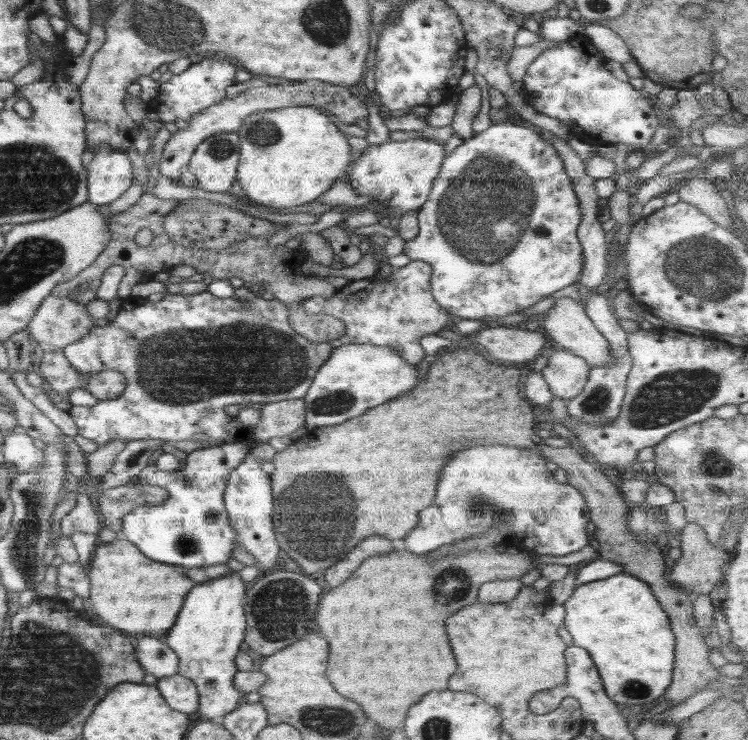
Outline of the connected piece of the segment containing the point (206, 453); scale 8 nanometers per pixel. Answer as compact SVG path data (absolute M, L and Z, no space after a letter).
M222 444L189 452L184 468L164 472L148 465L132 480L134 484L148 484L168 492L166 502L134 508L124 516L120 536L132 542L147 558L187 568L226 563L234 544L238 544L223 506L223 497L230 473L251 452L246 444Z

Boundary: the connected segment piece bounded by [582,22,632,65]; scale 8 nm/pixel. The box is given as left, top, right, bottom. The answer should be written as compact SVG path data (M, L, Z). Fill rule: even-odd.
M586 23L583 36L600 51L607 60L628 63L632 60L631 52L628 51L622 38L600 23Z

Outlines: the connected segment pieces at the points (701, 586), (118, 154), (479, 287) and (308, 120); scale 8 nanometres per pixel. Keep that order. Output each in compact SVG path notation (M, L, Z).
M688 523L686 527L680 530L680 549L682 556L675 562L668 579L678 585L684 591L690 591L698 595L708 595L722 576L720 567L729 561L728 554L720 546L710 545L704 528L698 524Z
M110 144L100 146L88 164L91 203L106 206L118 200L133 182L133 168L129 156Z
M501 120L499 123L493 122L486 130L475 134L472 139L466 140L445 157L426 202L418 211L418 234L412 240L405 242L403 253L410 257L412 261L426 261L432 265L431 291L434 300L442 308L445 308L455 320L466 318L491 320L520 312L526 307L534 306L536 302L551 296L554 292L578 282L584 262L584 252L577 237L578 225L582 221L580 200L576 198L576 192L574 192L570 177L564 170L562 158L552 146L548 137L538 133L537 129L532 128L532 126L522 124L522 121Z
M290 106L280 110L258 111L250 114L237 130L240 144L236 180L248 198L274 208L292 208L313 202L330 190L335 180L342 177L352 162L349 136L342 133L332 120L318 109L307 106Z

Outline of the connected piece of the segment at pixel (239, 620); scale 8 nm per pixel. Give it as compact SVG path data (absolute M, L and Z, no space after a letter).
M235 571L202 584L196 583L184 596L176 623L164 637L165 643L178 656L178 673L196 685L200 705L194 713L202 721L220 721L244 701L246 694L234 687L233 678L239 671L234 658L245 641L247 623L243 600L247 588Z

